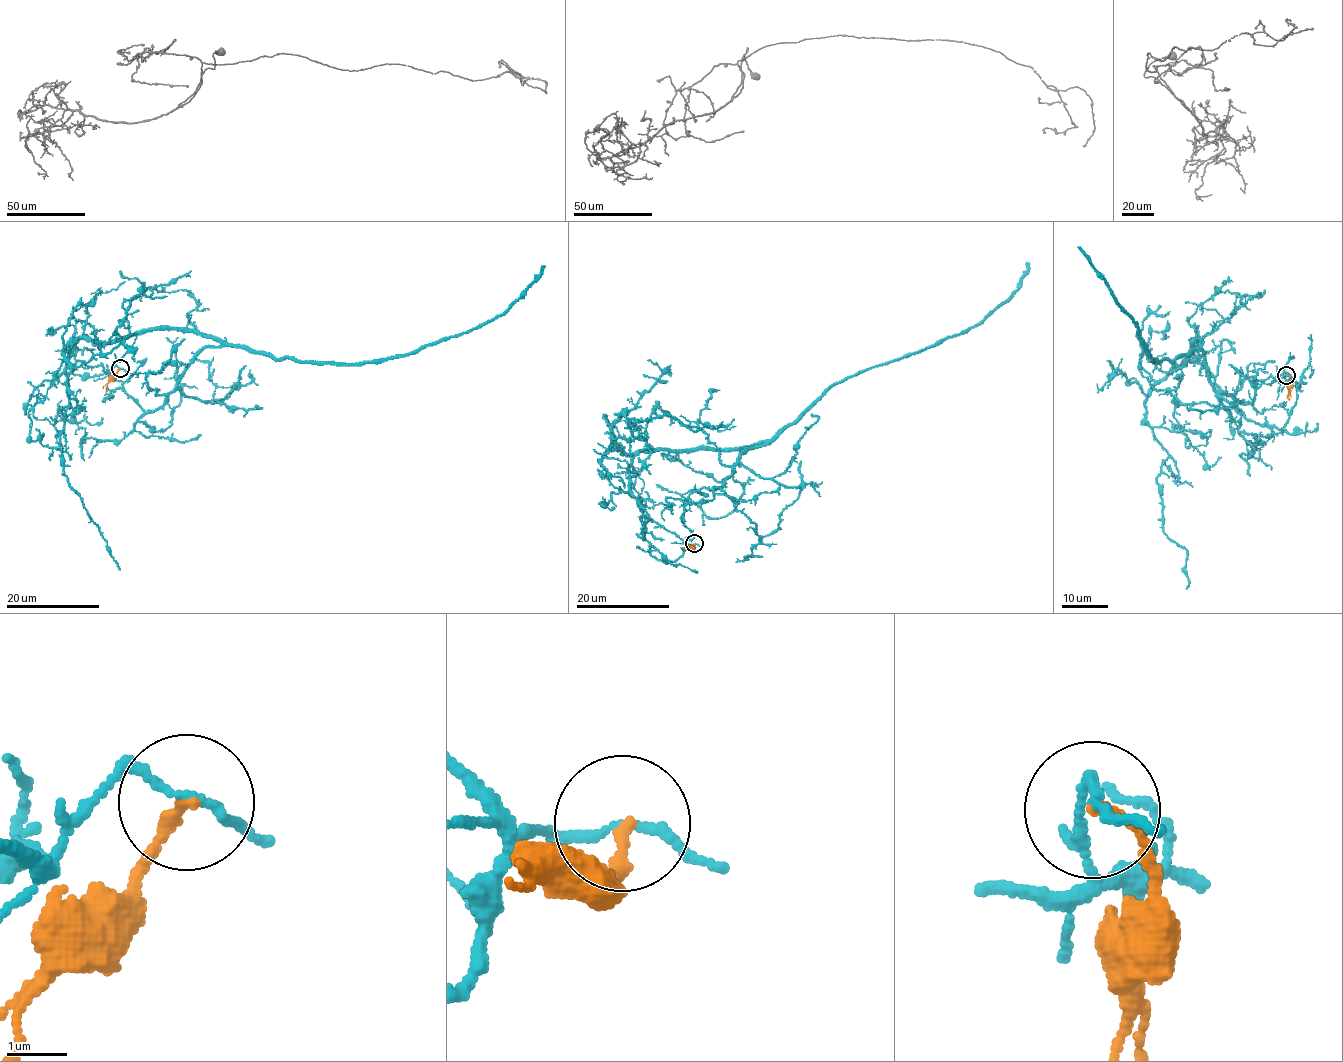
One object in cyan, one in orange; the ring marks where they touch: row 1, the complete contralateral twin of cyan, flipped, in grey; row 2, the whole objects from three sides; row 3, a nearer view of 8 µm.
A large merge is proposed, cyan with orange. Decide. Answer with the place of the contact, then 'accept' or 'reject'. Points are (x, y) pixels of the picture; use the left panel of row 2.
place (120, 368); reject

